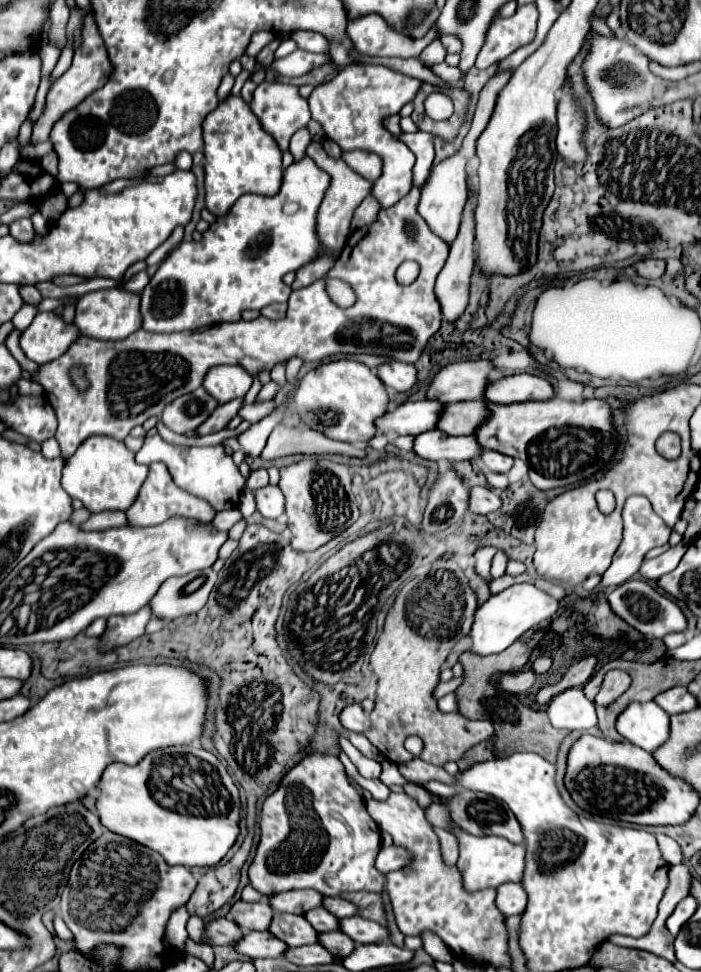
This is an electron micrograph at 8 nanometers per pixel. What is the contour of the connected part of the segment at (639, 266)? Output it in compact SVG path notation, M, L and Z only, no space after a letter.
M648 258L648 260L638 260L634 264L634 268L642 278L660 278L664 274L666 262L664 260L656 260L656 258Z

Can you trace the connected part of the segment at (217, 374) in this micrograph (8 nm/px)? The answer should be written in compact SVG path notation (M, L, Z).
M214 366L206 372L202 386L220 402L246 396L252 384L252 376L242 366Z

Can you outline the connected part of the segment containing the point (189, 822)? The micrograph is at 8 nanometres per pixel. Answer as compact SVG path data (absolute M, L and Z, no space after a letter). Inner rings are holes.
M186 744L182 750L178 750L178 746L176 750L170 746L154 752L156 760L152 754L148 754L136 766L112 762L104 770L98 782L100 796L96 800L96 814L102 826L162 854L168 864L182 864L188 868L218 864L240 832L238 786L228 776L226 766L204 750L198 766L194 766L196 760L190 760L192 746L186 748ZM174 762L188 764L178 766L174 772Z

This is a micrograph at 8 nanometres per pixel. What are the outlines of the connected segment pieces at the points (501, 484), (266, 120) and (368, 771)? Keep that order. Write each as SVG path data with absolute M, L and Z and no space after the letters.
M484 472L486 480L488 480L488 486L494 488L494 490L504 490L508 486L508 478L504 474L494 474L494 472Z
M262 82L254 90L250 108L282 152L288 150L290 136L310 122L306 98L302 98L298 88L290 84Z
M343 735L339 737L339 744L340 748L348 754L348 758L352 760L352 764L358 768L360 776L364 776L364 778L378 778L380 776L380 770L382 768L380 768L380 764L376 760L370 760L364 754L360 754Z

